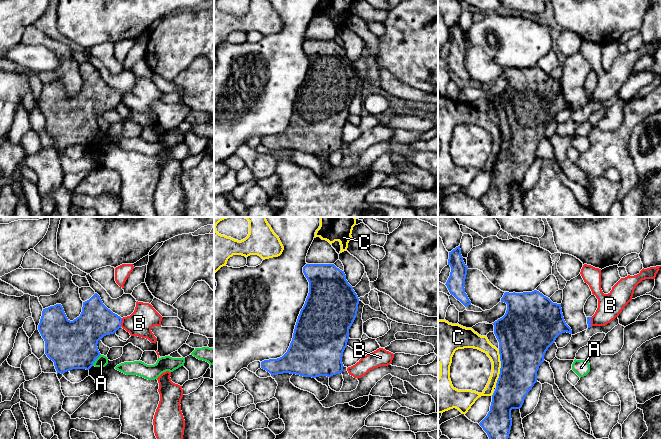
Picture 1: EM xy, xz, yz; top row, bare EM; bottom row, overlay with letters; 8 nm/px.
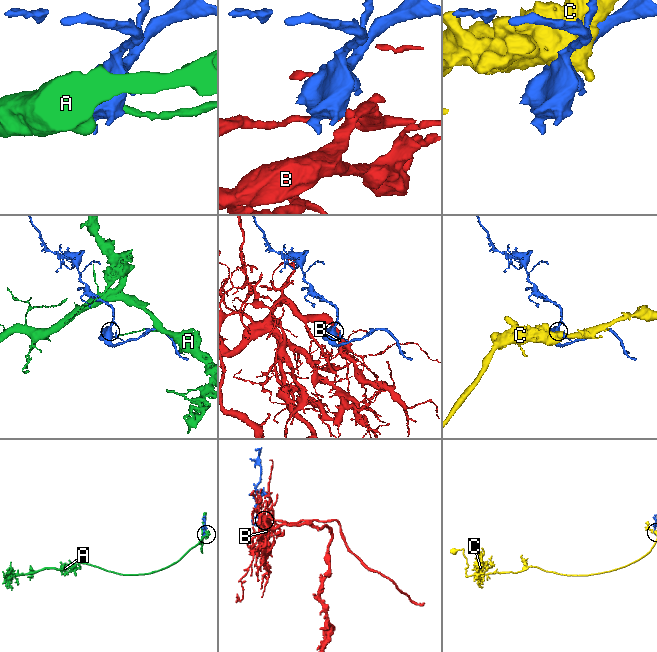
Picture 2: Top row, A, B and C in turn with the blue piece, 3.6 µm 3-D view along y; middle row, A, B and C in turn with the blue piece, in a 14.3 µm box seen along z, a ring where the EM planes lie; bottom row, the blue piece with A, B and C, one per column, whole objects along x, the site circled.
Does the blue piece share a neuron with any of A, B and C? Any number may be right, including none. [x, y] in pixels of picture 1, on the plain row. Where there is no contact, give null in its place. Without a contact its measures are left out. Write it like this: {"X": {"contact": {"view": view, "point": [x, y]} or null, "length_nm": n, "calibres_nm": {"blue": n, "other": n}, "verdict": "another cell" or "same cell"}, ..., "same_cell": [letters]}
{"A": {"contact": {"view": "xy", "point": [95, 135]}, "length_nm": 120, "calibres_nm": {"blue": 380, "other": 90}, "verdict": "another cell"}, "B": {"contact": {"view": "xy", "point": [121, 97]}, "length_nm": 70, "calibres_nm": {"blue": 280, "other": 200}, "verdict": "another cell"}, "C": {"contact": {"view": "yz", "point": [500, 144]}, "length_nm": 280, "calibres_nm": {"blue": 380, "other": 120}, "verdict": "another cell"}, "same_cell": []}

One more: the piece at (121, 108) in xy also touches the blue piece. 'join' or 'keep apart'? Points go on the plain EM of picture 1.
keep apart

